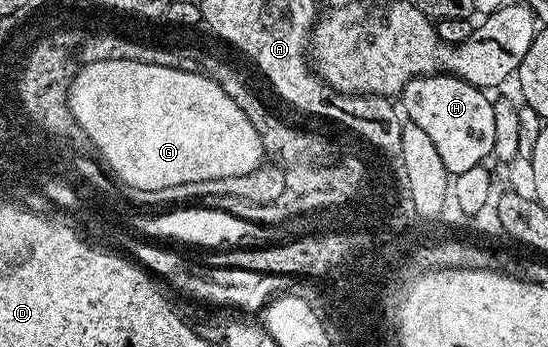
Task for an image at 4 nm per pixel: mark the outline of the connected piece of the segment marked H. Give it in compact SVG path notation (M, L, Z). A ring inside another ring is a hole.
M434 74L416 76L399 94L399 104L408 123L421 127L435 146L443 166L453 176L463 170L482 167L493 156L493 100L482 89L463 82L457 76ZM401 100L401 102L400 102ZM409 115L409 116L407 116Z

